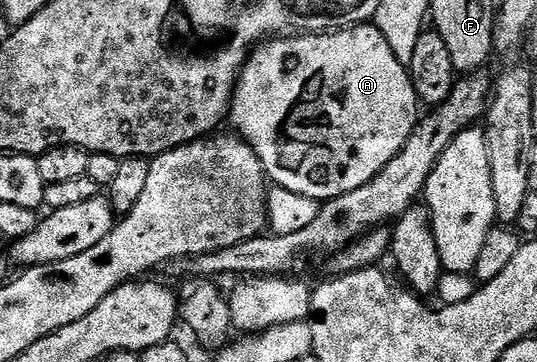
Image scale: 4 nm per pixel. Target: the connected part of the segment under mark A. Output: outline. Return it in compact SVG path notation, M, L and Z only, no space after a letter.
M374 23L357 24L354 28L340 28L318 34L291 34L286 38L275 38L270 42L260 43L248 56L231 93L229 124L231 120L232 126L235 127L232 129L250 144L263 164L263 171L266 172L267 179L272 185L293 190L293 194L305 194L305 198L313 198L320 202L332 200L341 194L349 194L349 190L365 186L365 182L369 182L378 172L382 172L387 165L387 161L393 155L391 132L399 132L403 128L403 88L405 92L410 86L410 71L394 57L389 43Z

